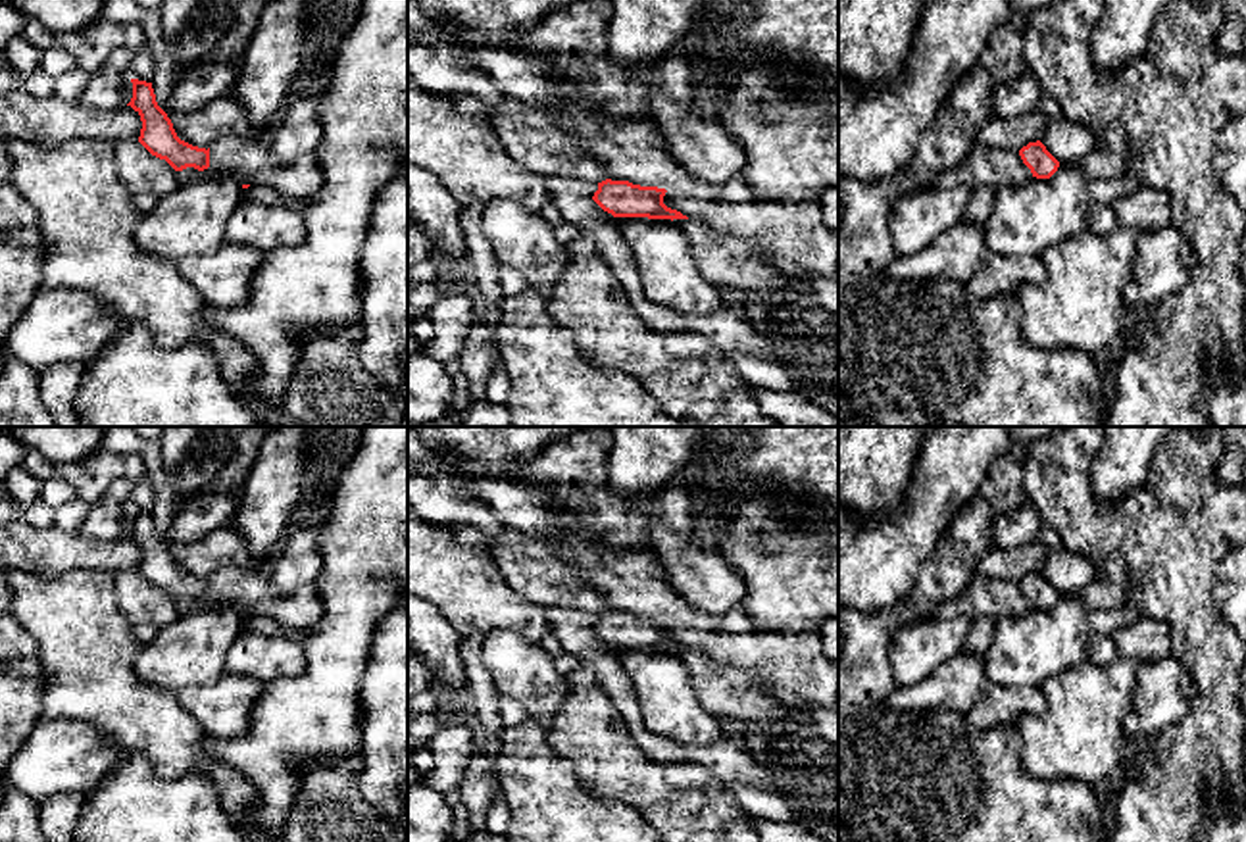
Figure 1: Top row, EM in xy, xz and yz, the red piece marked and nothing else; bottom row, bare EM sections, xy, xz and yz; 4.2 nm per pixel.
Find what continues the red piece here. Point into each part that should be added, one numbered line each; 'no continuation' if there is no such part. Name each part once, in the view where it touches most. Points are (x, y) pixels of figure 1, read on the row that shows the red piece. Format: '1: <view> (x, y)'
no continuation

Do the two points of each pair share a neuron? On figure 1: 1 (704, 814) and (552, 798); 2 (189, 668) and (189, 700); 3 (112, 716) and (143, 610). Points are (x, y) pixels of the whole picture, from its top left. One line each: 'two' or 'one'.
1: two
2: two
3: two

